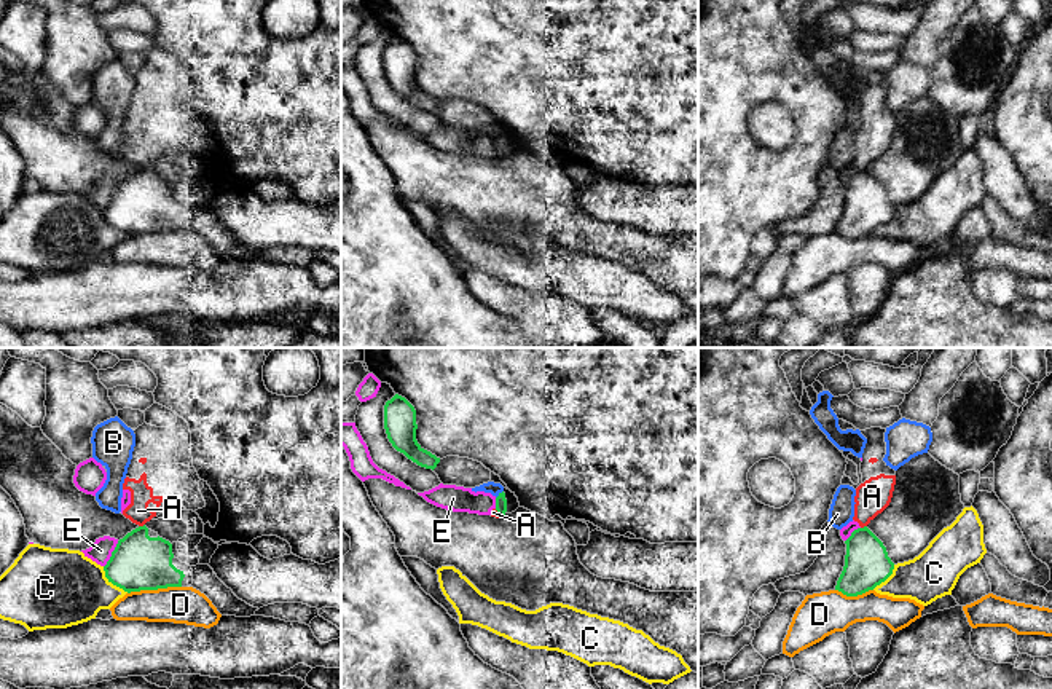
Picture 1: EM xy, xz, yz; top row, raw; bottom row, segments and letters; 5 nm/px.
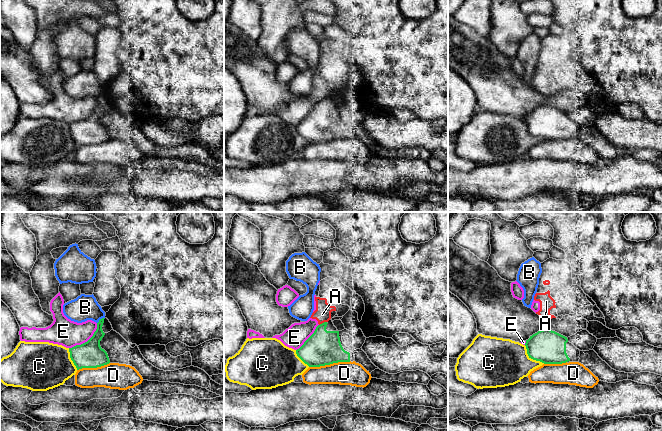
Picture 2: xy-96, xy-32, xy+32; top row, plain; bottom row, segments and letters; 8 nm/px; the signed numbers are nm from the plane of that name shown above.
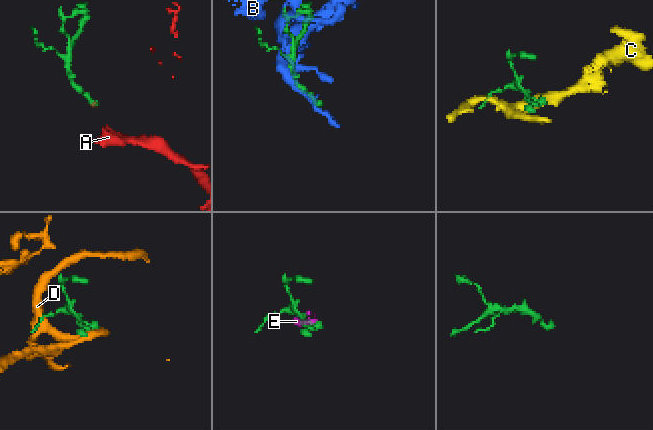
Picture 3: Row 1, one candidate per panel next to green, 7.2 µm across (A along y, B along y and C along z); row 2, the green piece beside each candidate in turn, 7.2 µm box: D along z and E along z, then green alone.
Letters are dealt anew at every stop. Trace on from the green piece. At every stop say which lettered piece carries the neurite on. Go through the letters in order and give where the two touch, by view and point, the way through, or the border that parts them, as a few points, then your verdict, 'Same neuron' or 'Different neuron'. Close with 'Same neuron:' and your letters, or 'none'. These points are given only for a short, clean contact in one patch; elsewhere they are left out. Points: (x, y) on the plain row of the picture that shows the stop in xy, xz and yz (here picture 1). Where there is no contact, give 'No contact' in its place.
A: Touches green at xy (141, 169). Different neuron
B: Touches green at xz (499, 137). Different neuron
C: Touches green at xy (112, 225). Different neuron
D: Touches green at xy (153, 232). Different neuron
E: Touches green at xy (112, 196). Different neuron
Same neuron: none

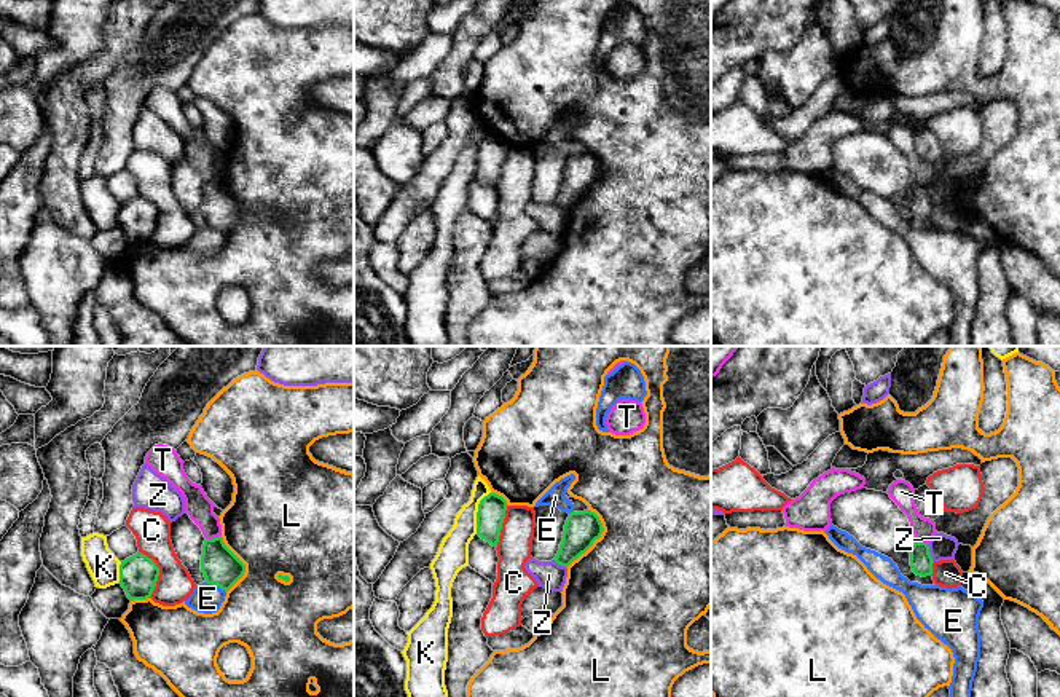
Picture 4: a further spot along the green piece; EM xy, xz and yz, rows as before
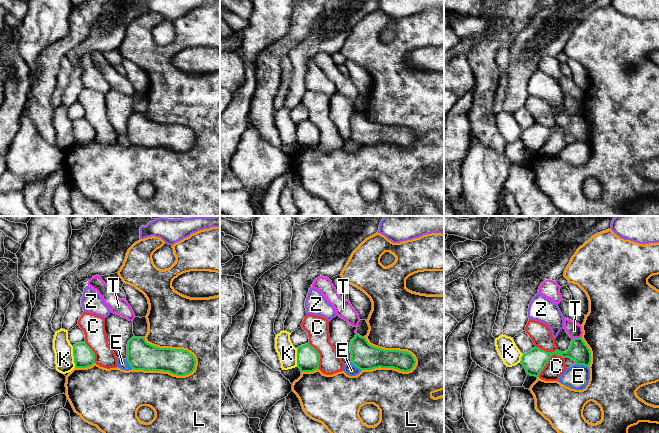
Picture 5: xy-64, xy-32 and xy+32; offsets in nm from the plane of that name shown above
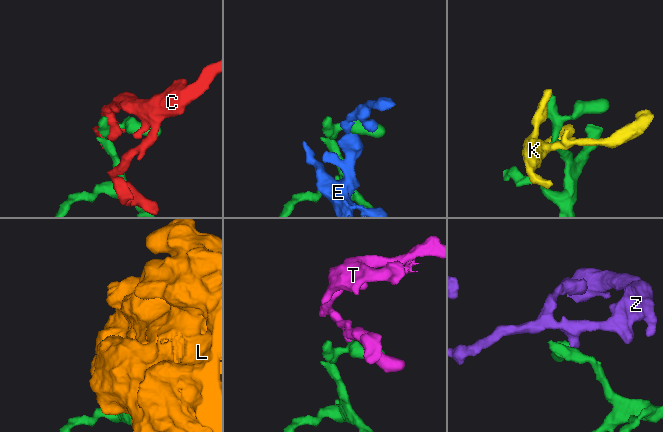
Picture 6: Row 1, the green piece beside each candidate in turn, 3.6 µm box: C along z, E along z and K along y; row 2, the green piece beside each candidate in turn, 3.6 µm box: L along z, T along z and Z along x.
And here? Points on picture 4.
C: Touches green at xy (158, 216). Different neuron
E: Touches green at xy (215, 227). Different neuron
K: Touches green at xz (477, 155). Boundary: xz (490, 134), (478, 147), (475, 176). Different neuron
L: Touches green at xz (596, 181). Different neuron
T: Touches green at xy (214, 181). Boundary: xy (220, 177), (206, 182). Different neuron
Z: Touches green at yz (930, 196). Boundary: yz (926, 187), (933, 204). Different neuron
Same neuron: none

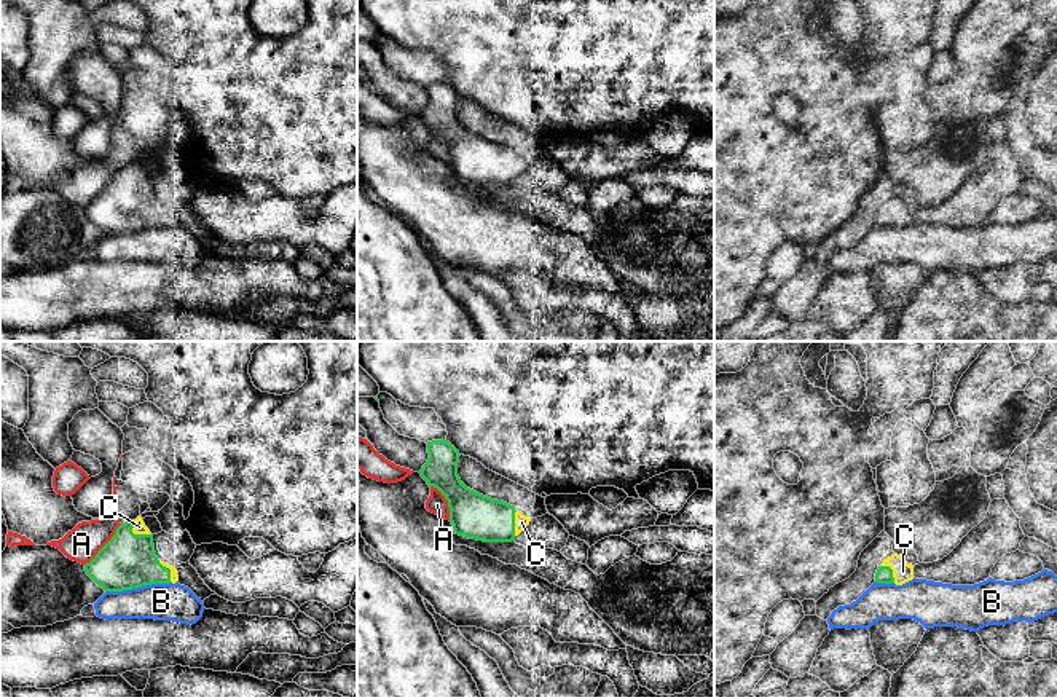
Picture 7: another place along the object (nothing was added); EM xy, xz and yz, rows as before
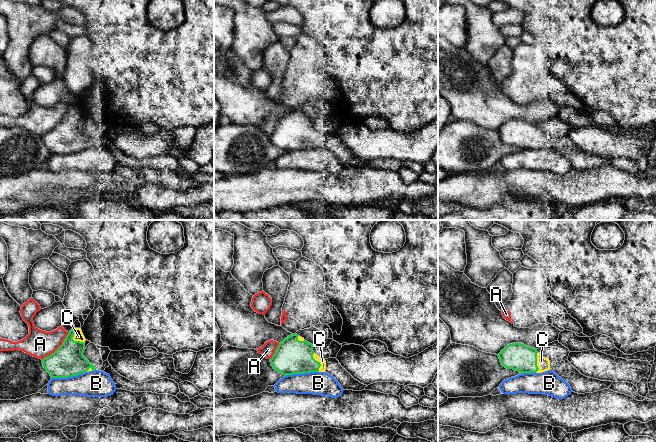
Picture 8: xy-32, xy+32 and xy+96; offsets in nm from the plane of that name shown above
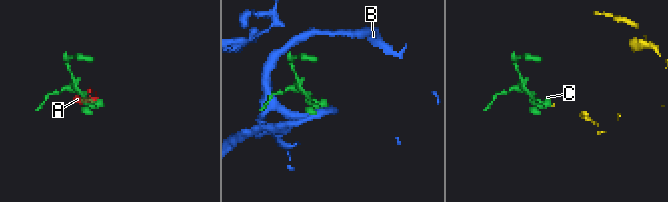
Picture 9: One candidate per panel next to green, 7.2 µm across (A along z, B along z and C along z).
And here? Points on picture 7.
A: Touches green at xy (106, 187). Different neuron
B: Touches green at xy (137, 230). Different neuron
C: Touches green at xy (136, 177). Same neuron
Same neuron: C

